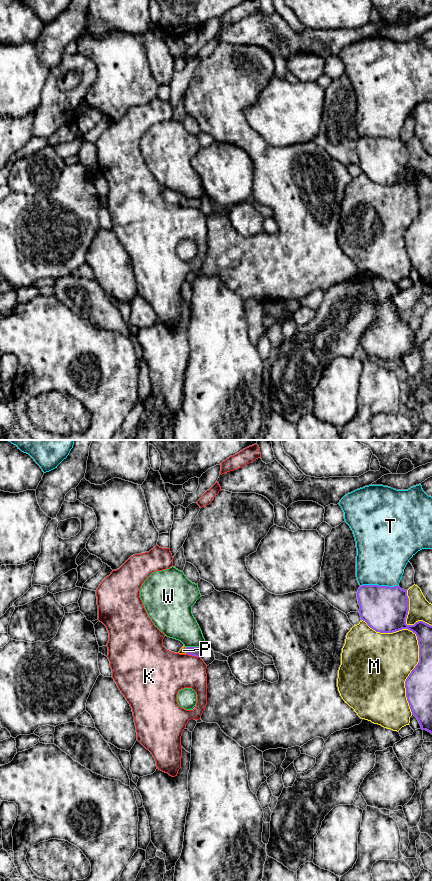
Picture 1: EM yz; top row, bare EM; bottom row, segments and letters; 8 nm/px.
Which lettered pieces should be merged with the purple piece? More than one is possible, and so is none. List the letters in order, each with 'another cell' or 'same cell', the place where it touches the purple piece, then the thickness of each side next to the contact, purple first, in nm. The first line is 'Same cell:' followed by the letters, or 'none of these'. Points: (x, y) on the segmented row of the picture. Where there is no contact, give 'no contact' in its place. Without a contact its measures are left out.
Same cell: P
K: another cell | yz (193, 655) | 80/340 nm
M: another cell | yz (419, 648) | 190/400 nm
P: same cell | yz (186, 650) | 80/50 nm
T: another cell | yz (378, 585) | 360/420 nm
W: another cell | yz (193, 647) | 80/280 nm

